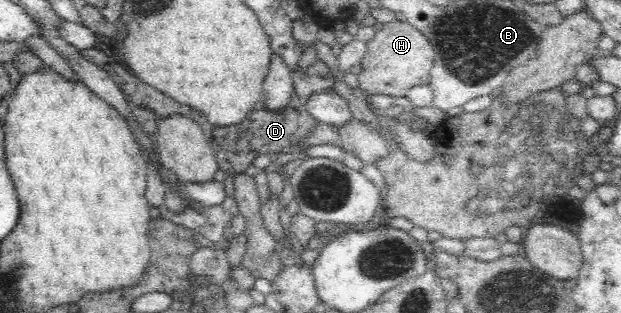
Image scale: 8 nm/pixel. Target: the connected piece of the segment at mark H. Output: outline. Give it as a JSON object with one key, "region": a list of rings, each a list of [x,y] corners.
{"region":[[[401,19],[385,23],[384,28],[366,43],[367,53],[358,74],[358,88],[370,95],[390,95],[406,97],[415,85],[429,84],[430,73],[434,66],[434,49],[430,41],[418,29]]]}

